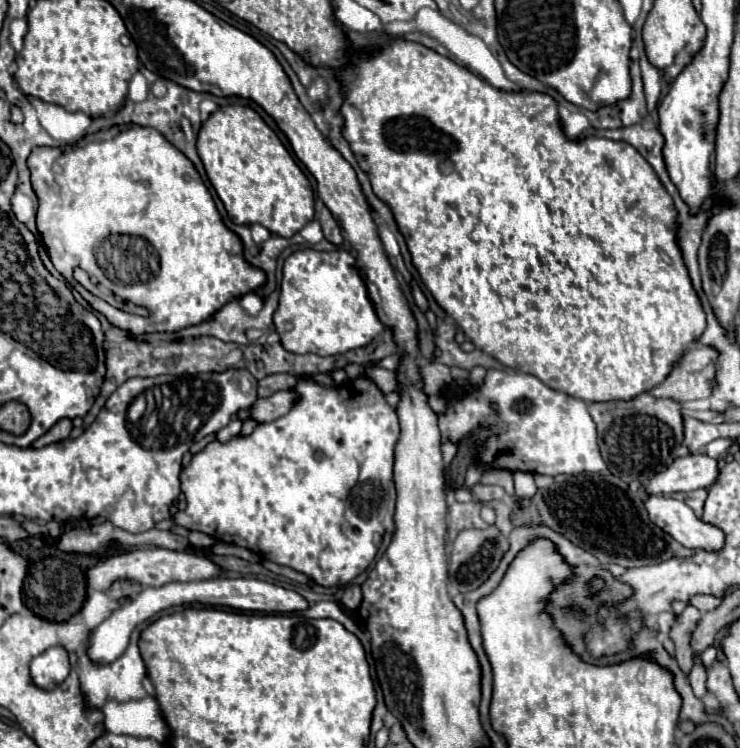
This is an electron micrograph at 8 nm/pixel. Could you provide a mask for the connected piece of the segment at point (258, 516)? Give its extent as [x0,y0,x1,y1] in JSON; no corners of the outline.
[172,378,400,588]

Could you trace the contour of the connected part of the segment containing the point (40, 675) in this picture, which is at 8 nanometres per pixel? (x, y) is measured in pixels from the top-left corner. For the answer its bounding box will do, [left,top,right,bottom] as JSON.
[30,646,70,688]

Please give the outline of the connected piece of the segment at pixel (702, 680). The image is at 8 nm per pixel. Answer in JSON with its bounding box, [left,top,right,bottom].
[690,654,708,698]

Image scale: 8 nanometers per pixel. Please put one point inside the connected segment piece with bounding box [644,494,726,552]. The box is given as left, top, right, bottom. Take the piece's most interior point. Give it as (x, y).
(673, 516)

